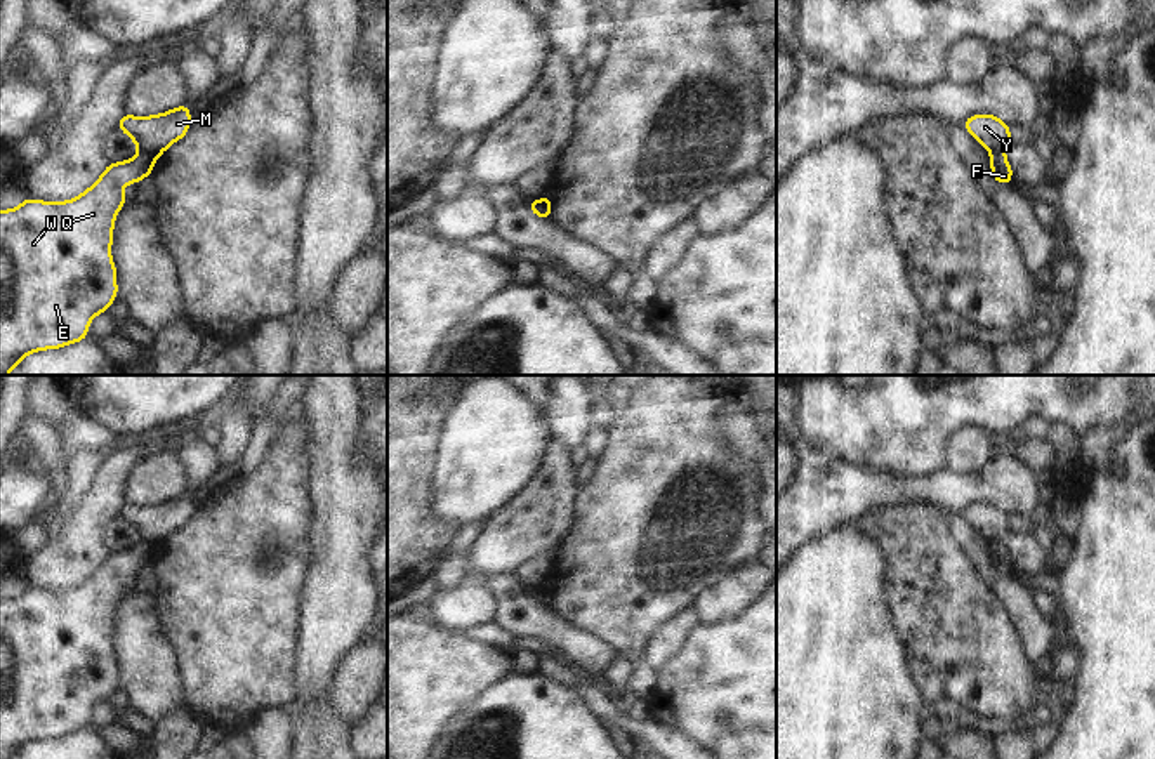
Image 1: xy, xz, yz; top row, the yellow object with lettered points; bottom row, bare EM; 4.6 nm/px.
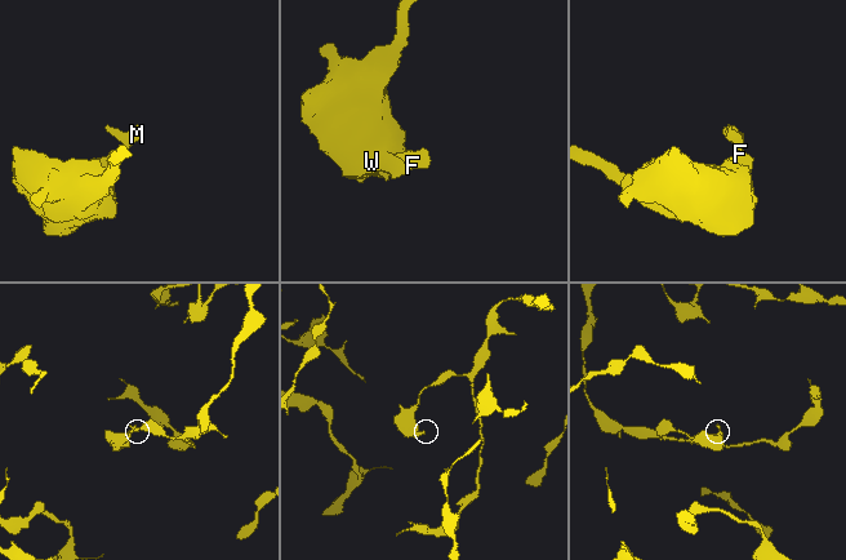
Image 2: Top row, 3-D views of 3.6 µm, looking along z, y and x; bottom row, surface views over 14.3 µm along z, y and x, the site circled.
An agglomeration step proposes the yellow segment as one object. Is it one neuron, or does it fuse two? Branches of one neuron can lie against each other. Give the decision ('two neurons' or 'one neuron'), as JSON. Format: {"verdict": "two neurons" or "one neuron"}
{"verdict": "two neurons"}

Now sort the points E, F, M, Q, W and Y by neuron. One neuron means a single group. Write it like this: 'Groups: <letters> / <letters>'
Groups: E F Q W / M Y

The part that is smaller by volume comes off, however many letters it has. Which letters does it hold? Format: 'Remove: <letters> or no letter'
Remove: M, Y

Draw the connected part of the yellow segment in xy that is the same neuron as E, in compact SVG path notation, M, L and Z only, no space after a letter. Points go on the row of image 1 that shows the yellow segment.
M139 153L129 162L109 163L97 182L71 201L26 198L12 210L0 210L0 375L12 372L30 353L85 340L90 320L108 313L118 292L118 267L111 264L113 224L120 207L127 203L127 193L118 186L146 179L153 167L155 158Z

